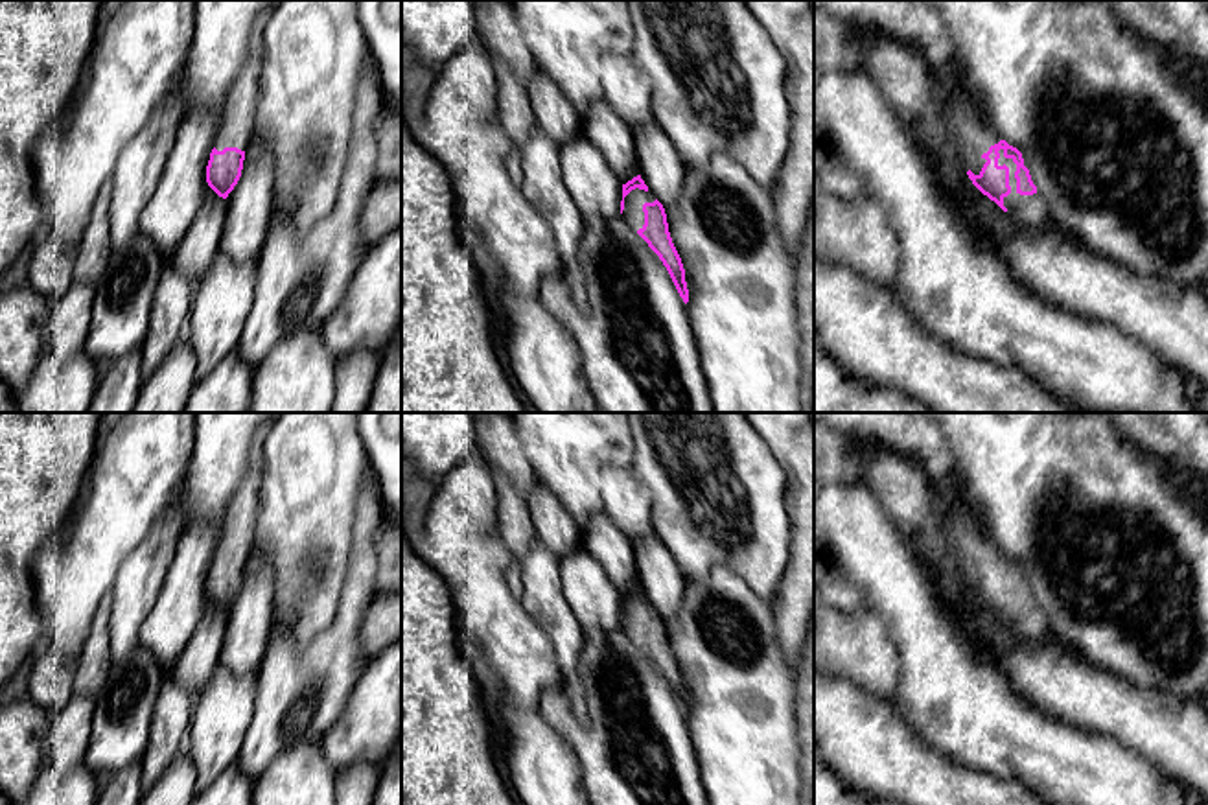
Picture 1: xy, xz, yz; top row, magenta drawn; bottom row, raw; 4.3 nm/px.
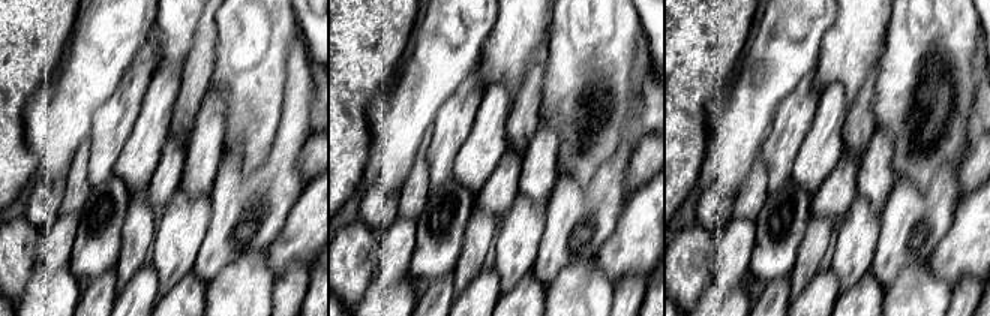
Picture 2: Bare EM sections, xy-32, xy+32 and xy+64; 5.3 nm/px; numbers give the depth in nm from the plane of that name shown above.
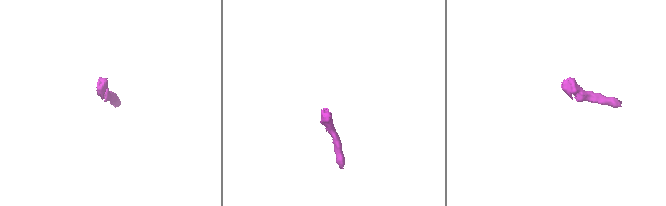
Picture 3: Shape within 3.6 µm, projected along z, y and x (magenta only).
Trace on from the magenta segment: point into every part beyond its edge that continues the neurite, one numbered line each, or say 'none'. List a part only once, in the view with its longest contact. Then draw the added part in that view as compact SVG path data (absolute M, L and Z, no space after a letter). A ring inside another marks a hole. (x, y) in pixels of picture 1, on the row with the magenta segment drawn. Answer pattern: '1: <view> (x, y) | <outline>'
1: yz (1030, 212) | M1004 149L998 153L998 166L1005 164L1009 168L1011 193L1004 197L1004 206L1007 208L1007 214L1013 217L1013 221L1029 232L1061 232L1051 219L1048 204L1039 193L1020 195L1016 192L1016 164L1013 158L1004 157Z

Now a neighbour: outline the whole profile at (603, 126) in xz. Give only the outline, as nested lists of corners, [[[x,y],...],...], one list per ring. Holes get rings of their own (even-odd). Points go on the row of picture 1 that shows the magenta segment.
[[[597,99],[582,120],[582,136],[602,153],[622,184],[639,175],[633,129],[604,99]]]

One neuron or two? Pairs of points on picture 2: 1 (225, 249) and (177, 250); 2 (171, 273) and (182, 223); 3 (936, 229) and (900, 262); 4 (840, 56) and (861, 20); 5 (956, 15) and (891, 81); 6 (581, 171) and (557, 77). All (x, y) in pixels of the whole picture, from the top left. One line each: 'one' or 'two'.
1: two
2: one
3: one
4: one
5: one
6: one

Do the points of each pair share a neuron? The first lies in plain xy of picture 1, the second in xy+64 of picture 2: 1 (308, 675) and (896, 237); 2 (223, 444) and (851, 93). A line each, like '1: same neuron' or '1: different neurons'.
1: same neuron
2: same neuron

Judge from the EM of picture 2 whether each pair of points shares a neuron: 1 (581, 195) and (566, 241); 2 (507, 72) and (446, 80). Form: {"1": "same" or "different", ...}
{"1": "same", "2": "different"}

